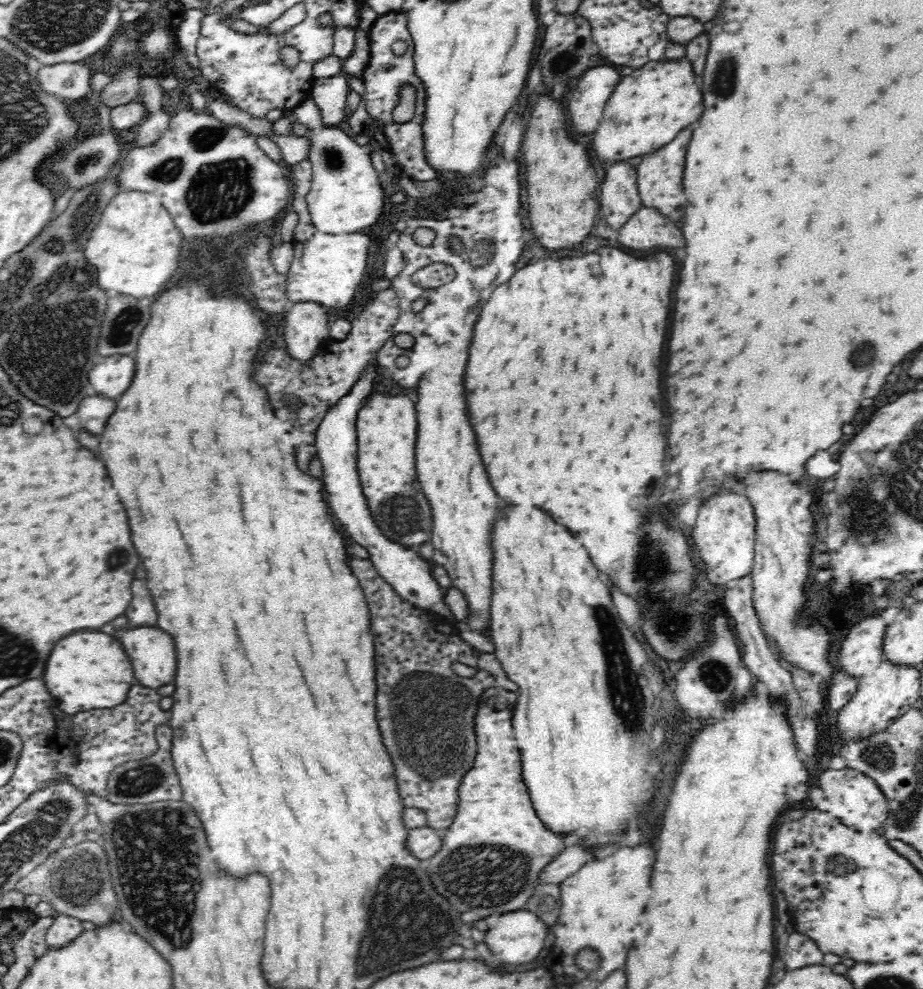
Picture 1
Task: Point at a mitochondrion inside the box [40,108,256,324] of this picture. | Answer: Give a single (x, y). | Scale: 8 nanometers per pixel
(80, 166)

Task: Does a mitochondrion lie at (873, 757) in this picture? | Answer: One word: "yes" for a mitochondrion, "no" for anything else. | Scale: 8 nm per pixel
yes

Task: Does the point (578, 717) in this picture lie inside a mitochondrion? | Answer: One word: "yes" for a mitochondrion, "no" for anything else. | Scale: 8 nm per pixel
no

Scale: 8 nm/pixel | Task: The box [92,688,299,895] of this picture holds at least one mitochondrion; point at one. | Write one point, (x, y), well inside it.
(140, 780)

